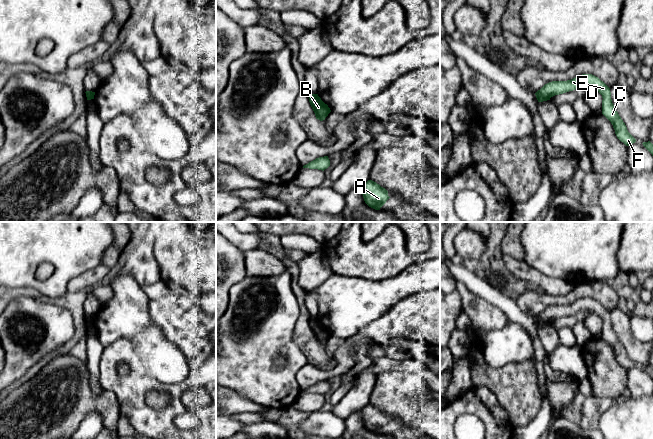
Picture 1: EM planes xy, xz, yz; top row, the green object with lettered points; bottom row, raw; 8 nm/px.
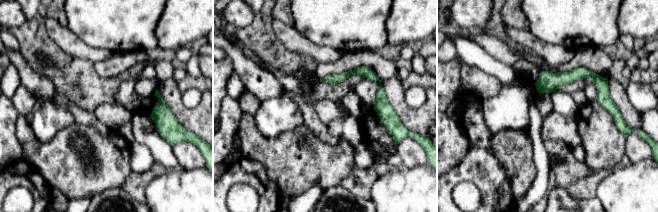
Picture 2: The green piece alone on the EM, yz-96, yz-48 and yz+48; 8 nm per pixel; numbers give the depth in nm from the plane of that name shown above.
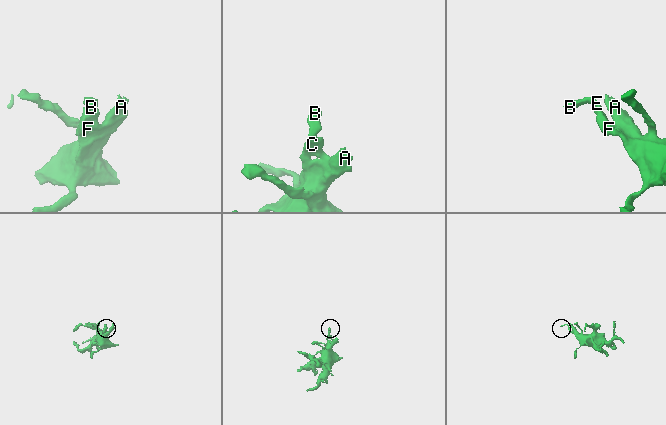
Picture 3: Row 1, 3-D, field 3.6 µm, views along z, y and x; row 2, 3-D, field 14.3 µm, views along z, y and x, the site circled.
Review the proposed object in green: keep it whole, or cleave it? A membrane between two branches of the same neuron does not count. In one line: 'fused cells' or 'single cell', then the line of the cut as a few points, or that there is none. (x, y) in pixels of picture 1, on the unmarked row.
single cell; no cut

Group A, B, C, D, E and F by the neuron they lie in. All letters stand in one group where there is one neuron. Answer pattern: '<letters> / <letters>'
A B C D E F

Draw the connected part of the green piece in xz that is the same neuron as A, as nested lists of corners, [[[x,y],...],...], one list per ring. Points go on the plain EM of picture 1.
[[[368,404],[361,410],[361,416],[365,427],[375,434],[380,434],[390,422],[388,415],[372,404]]]

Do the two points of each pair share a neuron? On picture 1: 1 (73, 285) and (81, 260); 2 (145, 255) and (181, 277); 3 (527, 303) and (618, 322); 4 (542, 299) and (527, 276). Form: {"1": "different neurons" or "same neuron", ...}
{"1": "different neurons", "2": "different neurons", "3": "different neurons", "4": "different neurons"}

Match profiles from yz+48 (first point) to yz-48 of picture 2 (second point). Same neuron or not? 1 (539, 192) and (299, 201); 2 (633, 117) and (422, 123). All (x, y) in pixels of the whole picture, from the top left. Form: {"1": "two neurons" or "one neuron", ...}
{"1": "one neuron", "2": "one neuron"}

